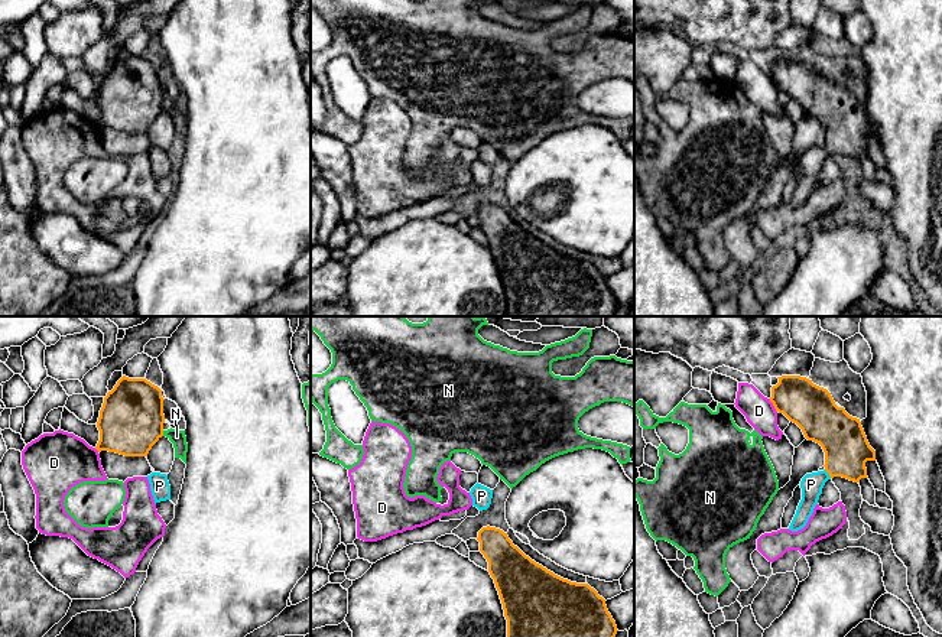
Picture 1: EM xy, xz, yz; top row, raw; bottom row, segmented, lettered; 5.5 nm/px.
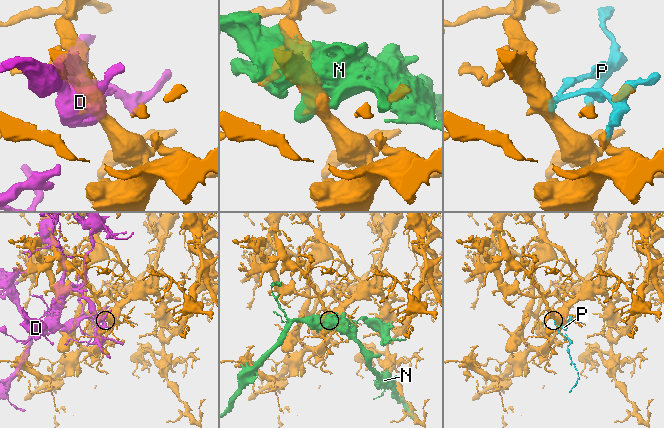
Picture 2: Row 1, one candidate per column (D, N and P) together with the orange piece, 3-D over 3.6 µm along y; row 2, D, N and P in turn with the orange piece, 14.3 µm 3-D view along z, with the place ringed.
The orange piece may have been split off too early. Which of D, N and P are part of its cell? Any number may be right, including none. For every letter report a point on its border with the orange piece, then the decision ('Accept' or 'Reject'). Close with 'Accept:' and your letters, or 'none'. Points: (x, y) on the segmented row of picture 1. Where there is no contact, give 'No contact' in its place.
D: Touches orange at yz (773, 405). Reject
N: Touches orange at xy (162, 434). Reject
P: Touches orange at yz (828, 473). Accept
Accept: P

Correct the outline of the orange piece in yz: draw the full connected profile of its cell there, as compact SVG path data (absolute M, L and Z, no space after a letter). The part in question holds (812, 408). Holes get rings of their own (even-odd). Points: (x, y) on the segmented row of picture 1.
M800 376L777 377L779 383L772 387L770 402L776 412L783 413L790 422L796 423L808 441L819 443L825 452L825 469L806 474L800 481L802 500L789 530L803 529L818 504L825 482L834 477L842 477L860 482L867 477L867 461L876 461L876 451L870 446L860 419L850 416L844 407L838 407L831 393Z

